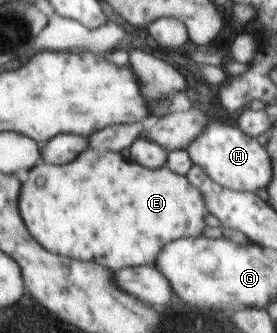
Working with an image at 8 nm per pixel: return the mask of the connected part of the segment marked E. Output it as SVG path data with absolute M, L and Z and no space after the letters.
M84 150L84 152L80 152L70 164L64 164L64 166L36 164L34 168L28 170L26 180L21 184L17 208L20 210L21 218L30 236L32 236L42 248L53 253L56 252L56 254L60 256L66 254L66 256L70 256L70 258L74 260L76 260L76 258L80 258L80 260L92 260L92 262L96 262L96 264L102 264L102 266L108 268L108 270L118 270L118 268L122 268L122 266L153 265L158 258L160 248L164 248L166 244L170 244L173 240L181 238L198 238L198 236L203 236L203 230L206 227L204 220L208 215L208 210L206 210L205 206L205 198L198 192L198 188L194 188L194 186L186 180L186 176L170 171L165 165L150 170L144 168L140 164L136 164L134 160L130 160L130 156L126 159L126 156L122 156L122 152L106 150Z

